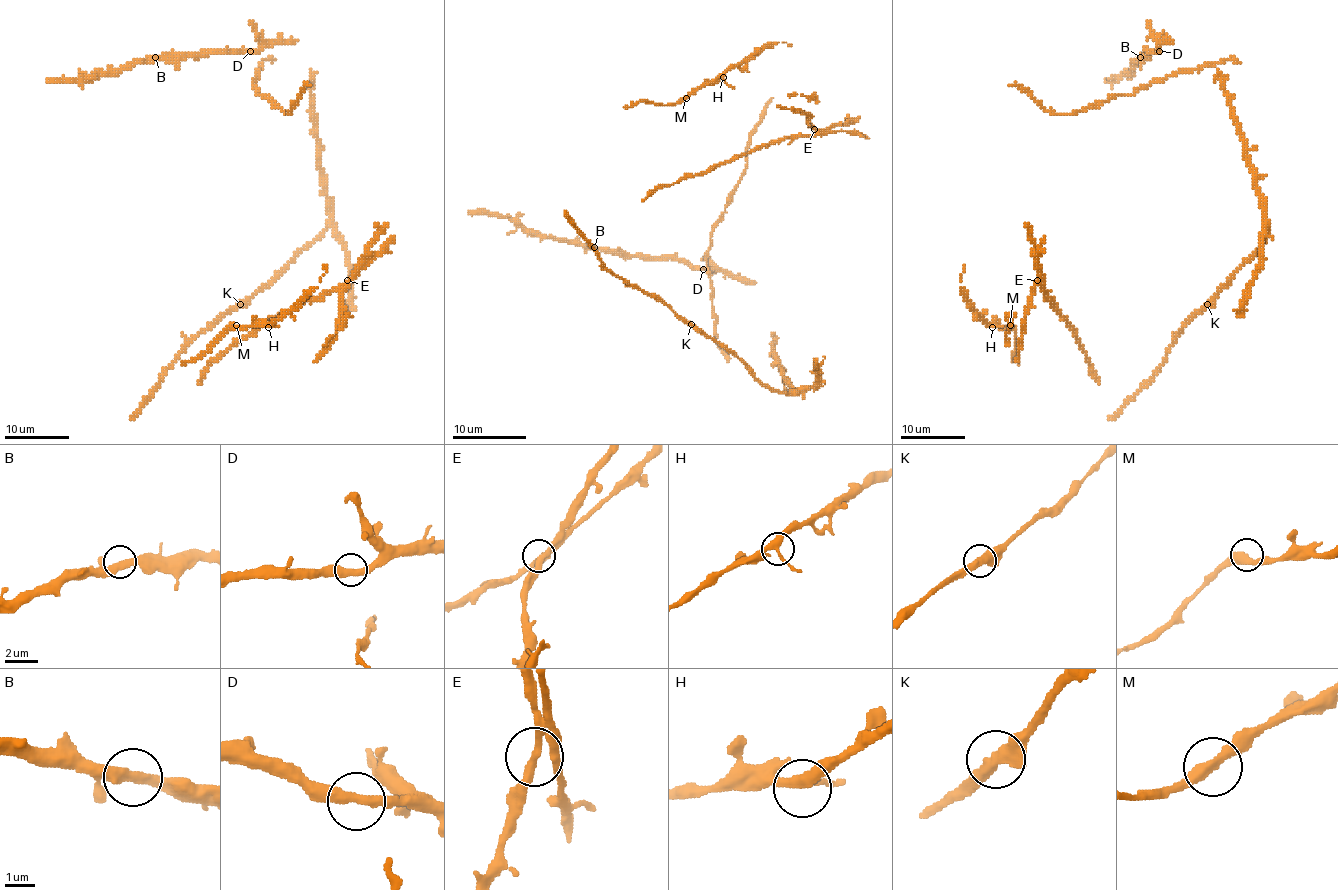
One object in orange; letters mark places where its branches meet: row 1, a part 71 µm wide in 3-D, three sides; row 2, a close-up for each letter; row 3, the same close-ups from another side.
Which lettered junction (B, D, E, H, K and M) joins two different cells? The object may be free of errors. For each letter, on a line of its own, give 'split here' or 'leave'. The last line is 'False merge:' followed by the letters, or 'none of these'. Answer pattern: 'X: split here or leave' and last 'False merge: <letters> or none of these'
B: leave
D: leave
E: leave
H: leave
K: leave
M: leave
False merge: none of these

